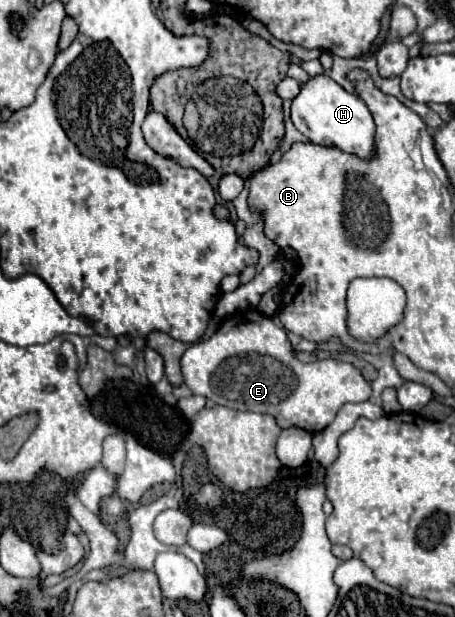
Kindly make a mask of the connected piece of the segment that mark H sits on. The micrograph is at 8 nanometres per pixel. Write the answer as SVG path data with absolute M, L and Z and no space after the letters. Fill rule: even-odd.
M315 76L301 86L301 94L293 100L291 106L291 120L295 128L305 134L313 144L337 146L347 154L359 156L361 160L371 160L377 154L375 122L367 104L359 96L345 92L329 76Z

